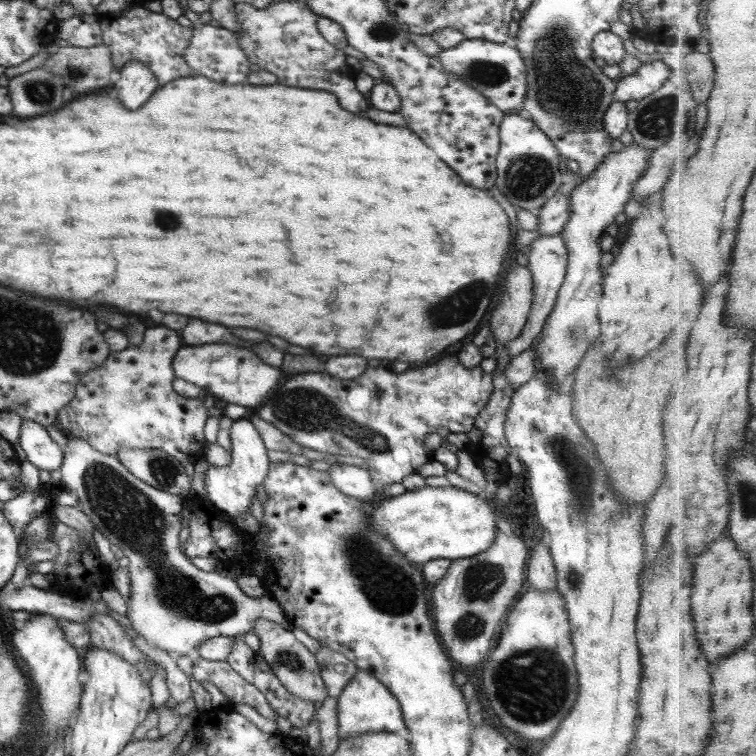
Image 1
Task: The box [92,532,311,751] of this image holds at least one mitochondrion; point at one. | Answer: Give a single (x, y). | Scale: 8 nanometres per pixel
(291, 660)

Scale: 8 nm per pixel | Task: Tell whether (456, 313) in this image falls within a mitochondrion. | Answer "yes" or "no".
yes

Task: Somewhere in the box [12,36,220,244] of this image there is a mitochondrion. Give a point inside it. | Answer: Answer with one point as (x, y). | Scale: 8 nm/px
(40, 92)

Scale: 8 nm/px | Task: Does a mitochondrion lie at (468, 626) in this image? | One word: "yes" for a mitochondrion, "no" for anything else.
yes

